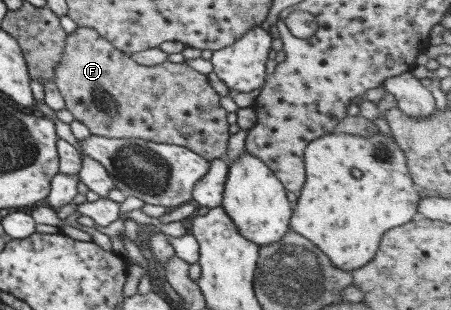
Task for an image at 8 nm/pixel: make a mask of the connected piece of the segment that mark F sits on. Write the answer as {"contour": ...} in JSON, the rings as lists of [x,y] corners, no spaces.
{"contour":[[[78,27],[65,37],[63,48],[61,49],[60,59],[56,67],[53,69],[53,79],[55,86],[58,88],[62,99],[64,100],[64,108],[72,115],[73,120],[84,124],[91,135],[107,138],[144,138],[144,141],[153,141],[158,143],[167,143],[172,145],[184,146],[186,149],[193,150],[196,155],[204,159],[216,160],[222,159],[224,163],[229,164],[231,161],[227,158],[227,141],[228,123],[226,122],[226,111],[220,107],[219,95],[214,92],[212,87],[206,80],[206,75],[191,69],[184,61],[181,63],[171,63],[166,60],[164,63],[153,66],[138,65],[125,52],[116,49],[106,38],[100,37],[92,28]]]}

